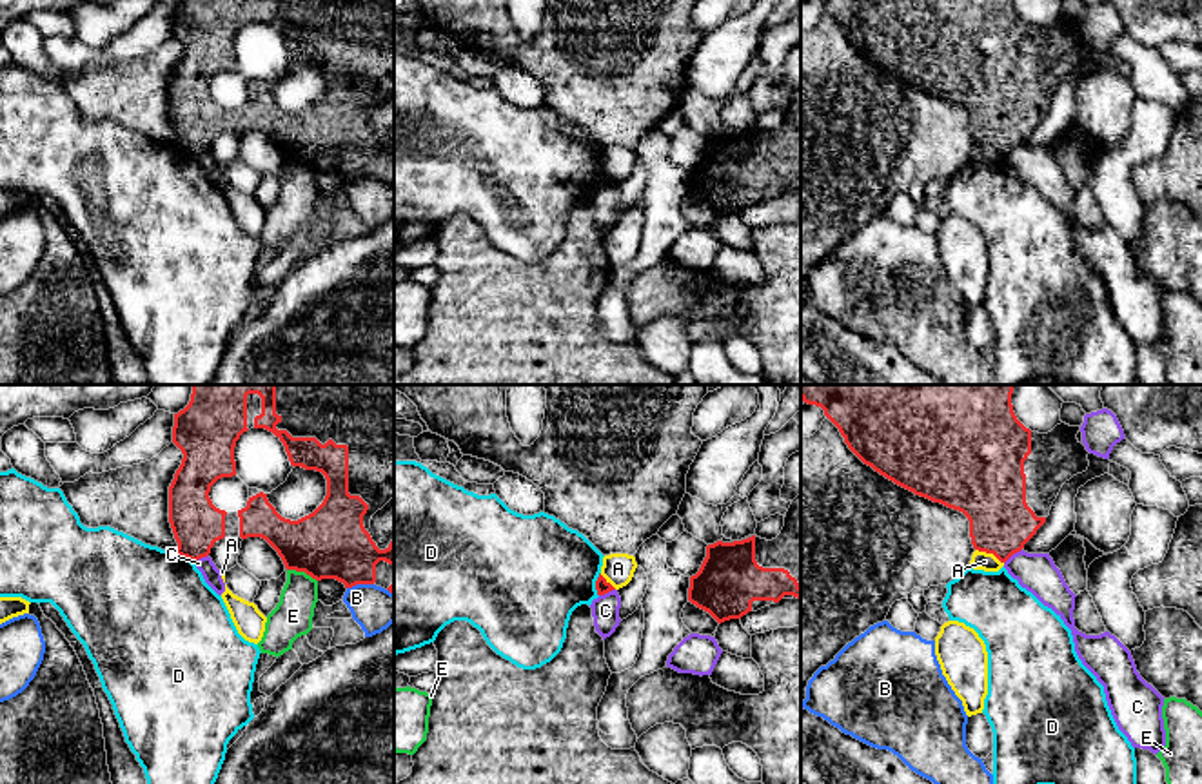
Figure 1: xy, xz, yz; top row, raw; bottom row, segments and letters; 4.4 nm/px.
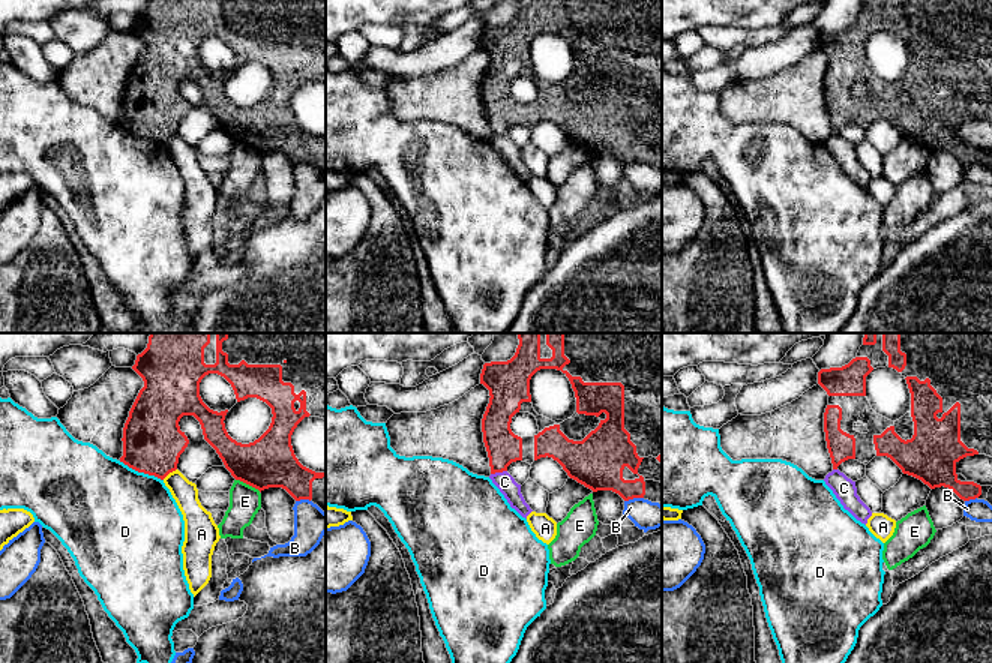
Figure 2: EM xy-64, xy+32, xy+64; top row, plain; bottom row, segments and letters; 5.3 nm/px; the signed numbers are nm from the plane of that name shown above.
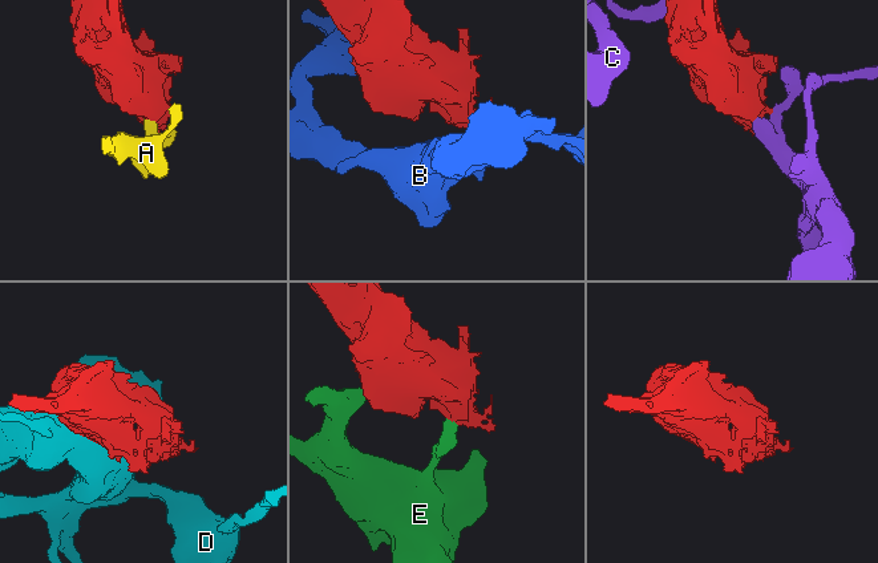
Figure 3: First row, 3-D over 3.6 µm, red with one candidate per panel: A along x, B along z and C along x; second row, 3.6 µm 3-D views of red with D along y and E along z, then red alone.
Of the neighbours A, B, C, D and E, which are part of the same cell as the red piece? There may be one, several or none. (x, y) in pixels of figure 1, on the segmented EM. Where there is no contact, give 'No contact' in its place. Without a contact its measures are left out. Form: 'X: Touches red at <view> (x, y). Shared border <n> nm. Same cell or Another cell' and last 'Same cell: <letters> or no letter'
A: Touches red at yz (990, 552). Shared border 140 nm. Another cell
B: Touches red at xy (360, 583). Shared border 120 nm. Another cell
C: Touches red at yz (1012, 554). Shared border 100 nm. Another cell
D: Touches red at xz (596, 585). Shared border 110 nm. Another cell
E: Touches red at xy (302, 570). Shared border 150 nm. Another cell
Same cell: no letter

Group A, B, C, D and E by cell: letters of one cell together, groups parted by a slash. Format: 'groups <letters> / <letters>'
groups A / B / C / D / E

